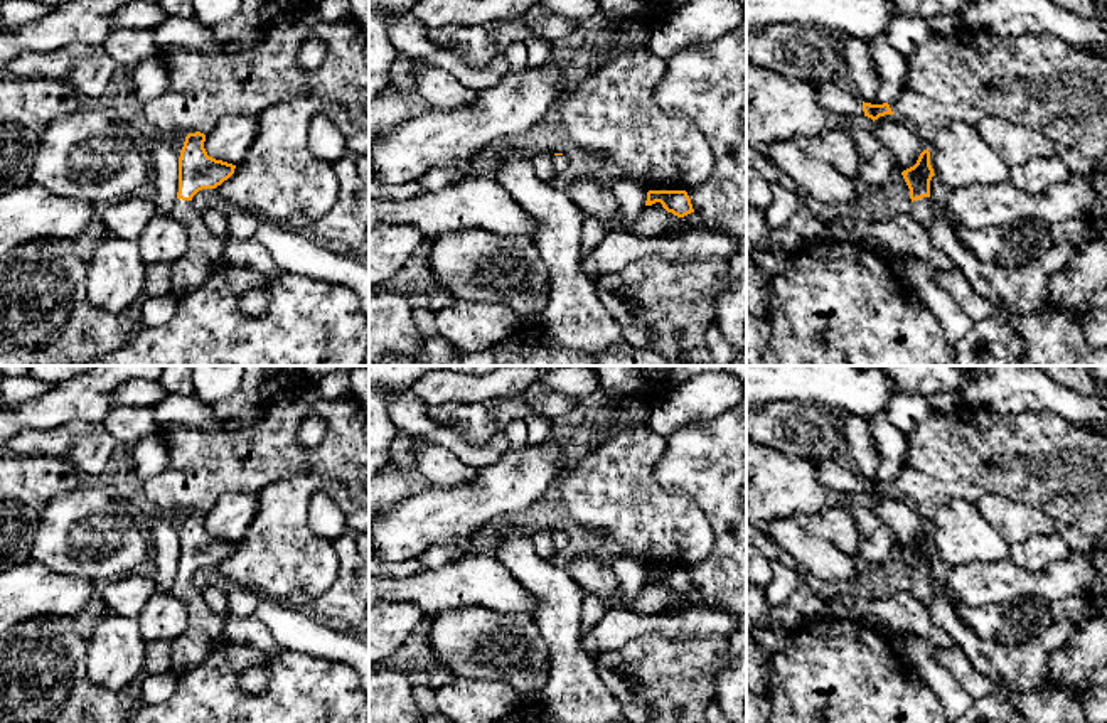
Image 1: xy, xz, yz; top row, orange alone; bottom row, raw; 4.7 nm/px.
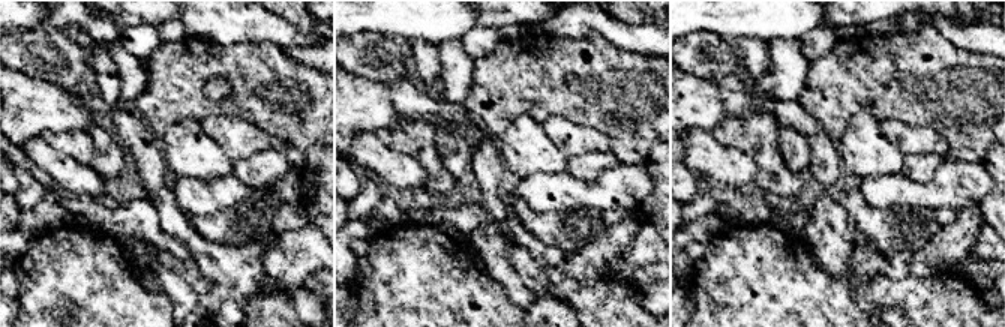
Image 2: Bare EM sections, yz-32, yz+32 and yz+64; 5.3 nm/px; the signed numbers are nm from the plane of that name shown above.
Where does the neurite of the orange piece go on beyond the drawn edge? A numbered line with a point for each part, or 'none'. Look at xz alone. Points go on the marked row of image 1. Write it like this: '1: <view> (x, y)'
1: xz (560, 162)

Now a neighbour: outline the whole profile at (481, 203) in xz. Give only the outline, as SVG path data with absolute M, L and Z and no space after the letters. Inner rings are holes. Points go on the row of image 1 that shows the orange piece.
M484 177L462 179L404 201L369 197L369 228L377 224L411 224L428 239L470 228L531 239L536 231L532 217L511 194L495 179Z

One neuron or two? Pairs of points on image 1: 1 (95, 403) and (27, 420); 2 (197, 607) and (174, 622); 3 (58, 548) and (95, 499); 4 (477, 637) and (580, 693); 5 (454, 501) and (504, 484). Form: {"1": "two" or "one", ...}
{"1": "one", "2": "two", "3": "one", "4": "two", "5": "one"}

